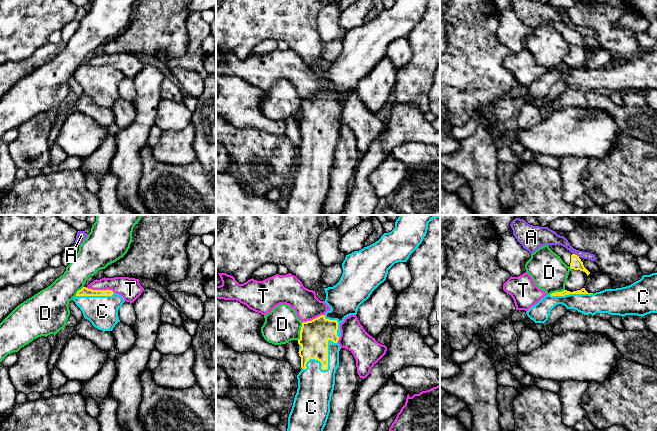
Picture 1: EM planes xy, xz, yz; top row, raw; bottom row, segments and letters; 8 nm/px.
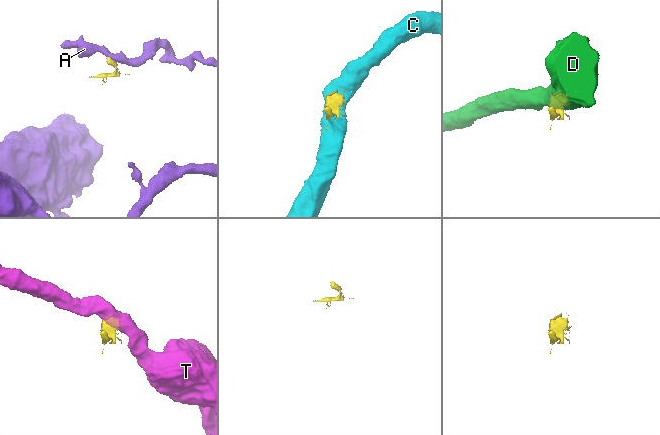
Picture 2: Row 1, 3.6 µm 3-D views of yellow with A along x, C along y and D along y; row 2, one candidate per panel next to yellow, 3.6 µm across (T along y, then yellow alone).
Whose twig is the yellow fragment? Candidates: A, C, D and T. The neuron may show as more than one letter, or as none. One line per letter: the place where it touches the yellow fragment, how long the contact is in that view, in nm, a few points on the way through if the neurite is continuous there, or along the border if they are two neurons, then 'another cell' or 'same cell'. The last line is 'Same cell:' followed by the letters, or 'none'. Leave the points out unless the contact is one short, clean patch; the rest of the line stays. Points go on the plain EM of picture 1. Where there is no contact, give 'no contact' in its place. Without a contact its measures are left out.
A: contact yz (576, 31); length 60 nm; border yz (573, 29), (579, 32); another cell
C: contact xz (327, 143); length 360 nm; same cell
D: contact xz (300, 107); length 160 nm; another cell
T: contact xy (100, 66); length 240 nm; another cell
Same cell: C

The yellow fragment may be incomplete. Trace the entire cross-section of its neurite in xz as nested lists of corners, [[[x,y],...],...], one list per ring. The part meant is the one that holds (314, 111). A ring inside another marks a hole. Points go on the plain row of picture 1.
[[[395,0],[395,4],[389,8],[389,9],[384,9],[381,14],[376,17],[375,19],[364,23],[363,25],[359,26],[359,27],[354,27],[351,30],[346,31],[345,36],[342,39],[342,45],[343,45],[343,49],[342,52],[339,56],[339,58],[334,61],[333,63],[328,63],[328,64],[324,64],[325,69],[326,69],[326,75],[325,75],[325,79],[330,83],[330,87],[327,87],[324,91],[321,91],[311,97],[307,97],[307,98],[303,98],[302,99],[302,103],[301,103],[301,107],[300,107],[300,115],[298,116],[298,120],[299,120],[299,132],[301,133],[301,147],[299,148],[299,150],[297,151],[297,155],[298,155],[298,165],[297,165],[297,169],[295,171],[294,174],[294,178],[293,178],[293,182],[291,185],[291,188],[289,190],[288,193],[288,204],[287,204],[287,208],[284,210],[284,215],[321,215],[321,211],[323,208],[323,205],[326,201],[329,189],[330,189],[330,177],[331,177],[331,172],[334,166],[334,161],[335,161],[335,149],[336,146],[339,142],[339,127],[340,127],[340,121],[338,119],[338,116],[341,112],[341,106],[340,106],[340,100],[344,97],[344,95],[350,91],[356,91],[359,82],[366,77],[370,71],[372,70],[372,68],[381,60],[386,56],[387,50],[388,50],[388,46],[395,40],[398,38],[407,38],[407,36],[409,35],[410,31],[419,23],[419,21],[422,19],[424,13],[426,12],[427,9],[427,5],[428,5],[428,0]]]

